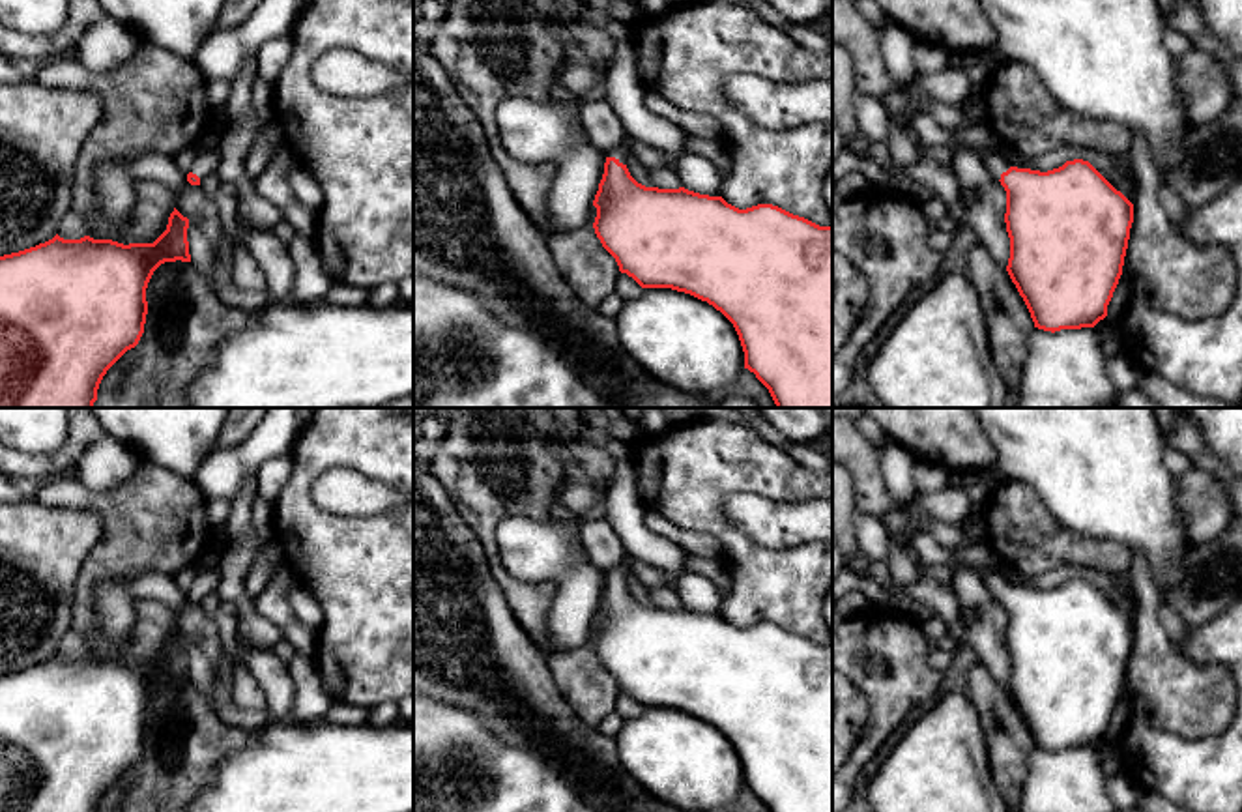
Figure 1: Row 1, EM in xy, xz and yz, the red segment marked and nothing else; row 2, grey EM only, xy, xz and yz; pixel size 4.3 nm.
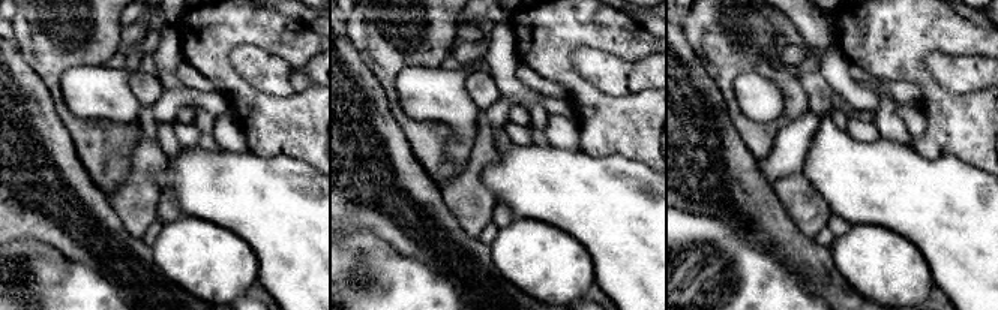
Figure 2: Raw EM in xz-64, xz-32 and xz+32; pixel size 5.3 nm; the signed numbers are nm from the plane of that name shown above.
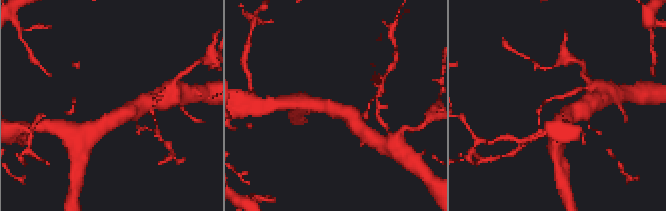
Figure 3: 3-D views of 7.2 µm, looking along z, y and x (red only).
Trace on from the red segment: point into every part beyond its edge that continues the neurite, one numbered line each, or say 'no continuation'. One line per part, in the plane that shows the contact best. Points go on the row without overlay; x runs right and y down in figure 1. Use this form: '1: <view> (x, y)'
1: xz (625, 567)

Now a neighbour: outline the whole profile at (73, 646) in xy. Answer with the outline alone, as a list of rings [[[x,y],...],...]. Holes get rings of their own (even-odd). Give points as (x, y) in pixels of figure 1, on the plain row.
[[[69,629],[56,653],[64,659],[80,659],[88,655],[88,642],[77,631]]]

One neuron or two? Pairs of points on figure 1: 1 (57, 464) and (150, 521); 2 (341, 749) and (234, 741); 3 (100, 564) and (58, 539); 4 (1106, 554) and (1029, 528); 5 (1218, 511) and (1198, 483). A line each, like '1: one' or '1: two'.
1: two
2: two
3: two
4: one
5: one

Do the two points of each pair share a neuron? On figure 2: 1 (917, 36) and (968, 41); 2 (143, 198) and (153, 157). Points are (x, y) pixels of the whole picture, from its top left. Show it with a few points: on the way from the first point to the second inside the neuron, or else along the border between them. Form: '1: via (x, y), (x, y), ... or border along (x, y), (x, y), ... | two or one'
1: via (929, 36), (956, 36) | one
2: via (141, 187), (143, 168) | one

